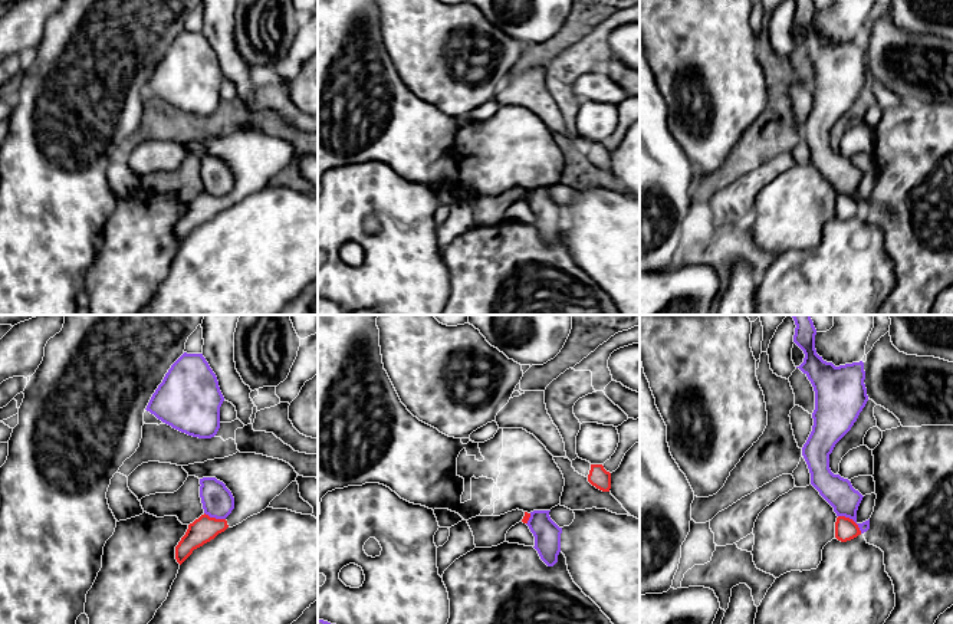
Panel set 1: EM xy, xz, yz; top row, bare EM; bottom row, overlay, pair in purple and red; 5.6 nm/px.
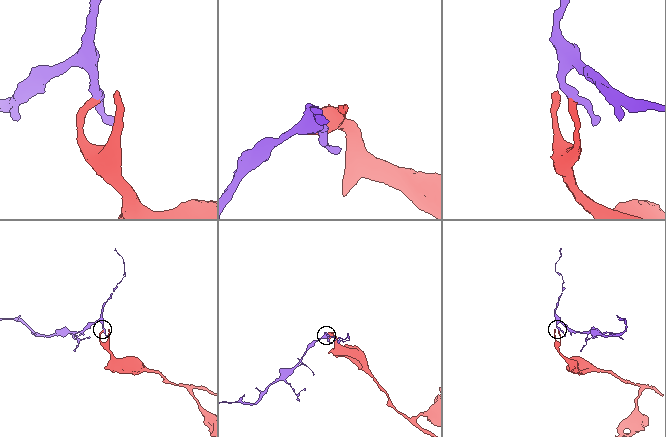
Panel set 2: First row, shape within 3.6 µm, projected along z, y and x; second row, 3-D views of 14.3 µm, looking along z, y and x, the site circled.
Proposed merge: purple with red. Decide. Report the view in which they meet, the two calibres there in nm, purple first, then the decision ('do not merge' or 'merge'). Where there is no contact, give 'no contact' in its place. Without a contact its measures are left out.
meets purple in yz; 170 nm thick on the purple side, 130 nm on the other; do not merge

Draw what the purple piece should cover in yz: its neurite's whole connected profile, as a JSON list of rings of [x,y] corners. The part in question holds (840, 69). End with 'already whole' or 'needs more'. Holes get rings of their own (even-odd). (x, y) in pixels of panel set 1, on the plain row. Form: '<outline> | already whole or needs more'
[[[795,0],[793,20],[804,29],[804,40],[796,45],[811,59],[815,69],[812,109],[802,125],[811,151],[811,162],[834,185],[837,194],[857,201],[862,173],[848,157],[834,152],[829,132],[835,122],[851,108],[868,79],[864,62],[864,40],[835,45],[816,32],[814,0]]] | already whole

